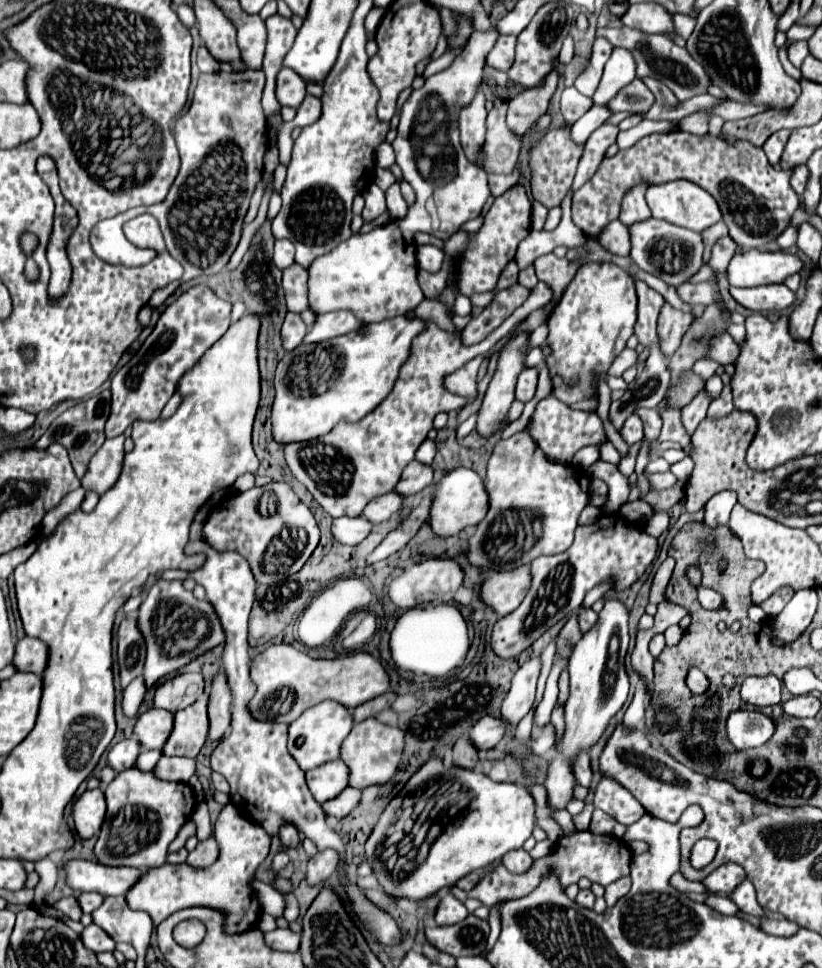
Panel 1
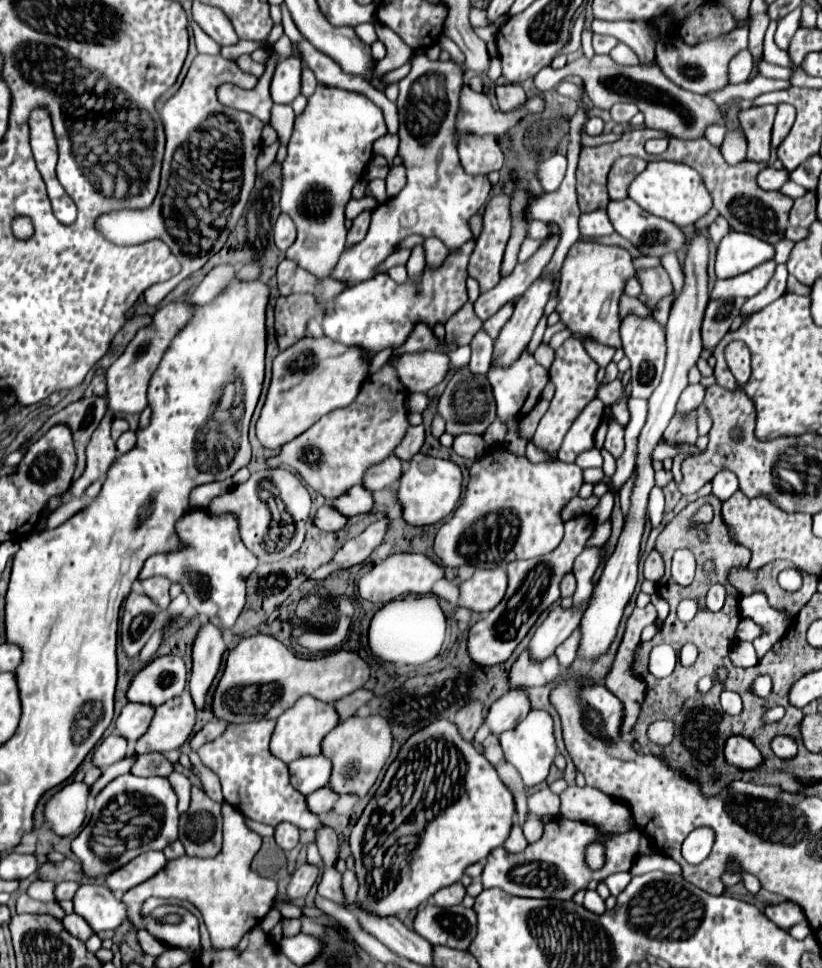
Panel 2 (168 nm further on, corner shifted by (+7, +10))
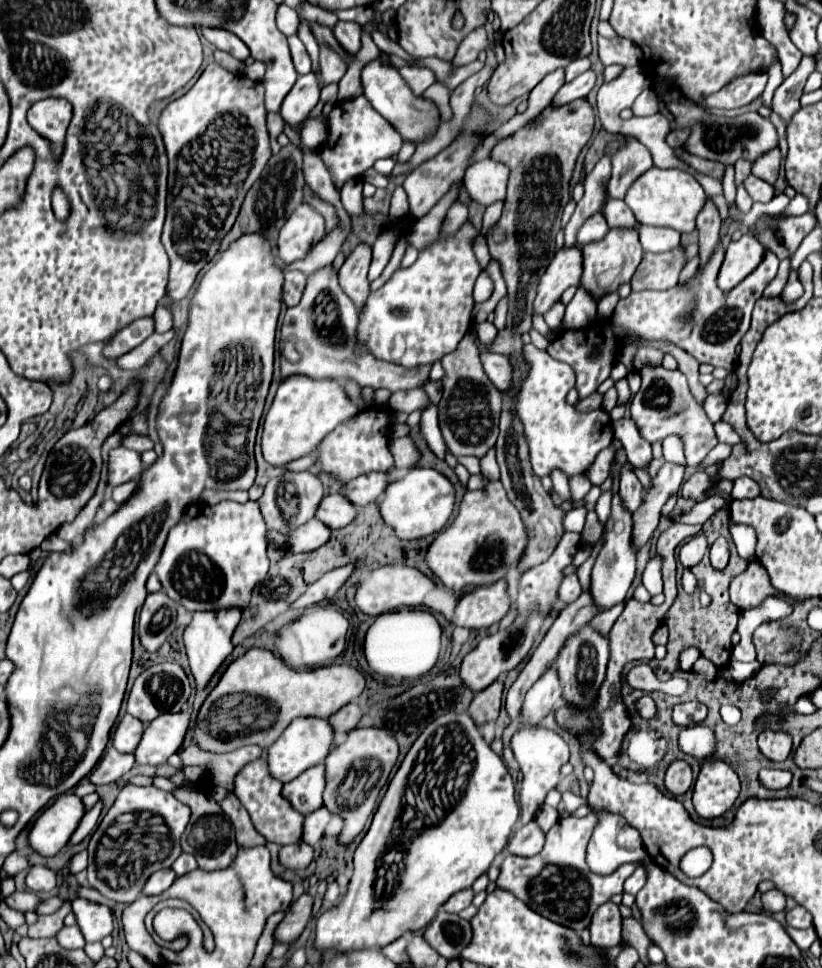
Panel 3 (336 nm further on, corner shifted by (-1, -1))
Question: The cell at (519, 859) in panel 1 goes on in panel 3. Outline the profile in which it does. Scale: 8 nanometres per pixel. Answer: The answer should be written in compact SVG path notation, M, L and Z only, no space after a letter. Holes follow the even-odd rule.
M528 822L516 828L516 832L508 842L508 852L514 856L528 858L528 856L536 856L542 850L542 846L544 846L544 834L536 826L536 822Z

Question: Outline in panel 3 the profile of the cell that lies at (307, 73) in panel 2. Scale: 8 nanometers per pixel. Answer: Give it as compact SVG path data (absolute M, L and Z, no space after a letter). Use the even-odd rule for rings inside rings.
M320 48L320 80L322 80L322 86L332 84L332 82L340 82L346 68L348 68L346 60L340 58L334 50Z

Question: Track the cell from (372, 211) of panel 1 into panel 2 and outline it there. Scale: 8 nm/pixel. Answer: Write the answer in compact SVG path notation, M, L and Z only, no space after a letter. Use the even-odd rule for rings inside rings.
M362 211L362 213L354 219L354 223L352 223L350 231L348 231L348 239L346 239L346 247L348 247L348 249L364 239L364 235L366 235L366 231L368 231L368 225L370 225L370 211Z

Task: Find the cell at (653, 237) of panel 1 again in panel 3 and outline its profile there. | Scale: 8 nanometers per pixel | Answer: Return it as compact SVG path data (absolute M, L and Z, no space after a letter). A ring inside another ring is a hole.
M610 198L602 210L610 228L638 228L640 222L634 220L632 210L624 204L624 200Z

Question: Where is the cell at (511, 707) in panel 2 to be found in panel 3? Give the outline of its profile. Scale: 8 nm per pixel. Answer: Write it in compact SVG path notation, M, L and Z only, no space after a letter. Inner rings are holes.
M548 670L526 694L520 718L526 726L536 726L544 716L552 712L560 704L560 690L562 684L554 670Z

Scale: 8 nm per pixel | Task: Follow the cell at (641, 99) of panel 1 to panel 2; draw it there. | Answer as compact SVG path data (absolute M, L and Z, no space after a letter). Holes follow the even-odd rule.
M596 55L594 61L582 57L574 61L574 65L578 67L576 75L584 77L586 85L600 83L600 93L588 93L594 105L600 105L600 109L610 109L614 103L636 103L640 113L644 113L646 127L660 129L668 137L702 139L708 125L724 125L724 115L710 97L680 89L662 73L656 61L638 63L634 67L624 67L624 65L614 63L610 55ZM580 65L584 65L582 71L580 71Z

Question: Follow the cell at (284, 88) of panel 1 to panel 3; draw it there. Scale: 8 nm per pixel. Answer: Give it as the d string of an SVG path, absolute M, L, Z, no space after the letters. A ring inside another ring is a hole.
M308 72L300 76L282 102L282 110L280 110L282 118L290 126L302 122L308 116L308 112L318 104L318 96L320 96L320 82L316 72Z

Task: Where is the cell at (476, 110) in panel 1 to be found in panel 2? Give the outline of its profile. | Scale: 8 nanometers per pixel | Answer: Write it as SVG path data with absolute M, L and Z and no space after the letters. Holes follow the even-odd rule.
M464 137L464 145L458 145L458 155L464 171L470 175L488 175L490 171L500 171L504 163L504 153L494 137Z

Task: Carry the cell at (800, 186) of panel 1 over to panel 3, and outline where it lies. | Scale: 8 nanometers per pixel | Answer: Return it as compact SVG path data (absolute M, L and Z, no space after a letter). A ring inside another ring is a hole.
M752 174L744 180L744 186L746 186L746 190L748 190L748 194L750 194L750 198L754 202L764 202L766 204L766 202L770 202L776 196L772 184L768 184L768 182L752 176Z

